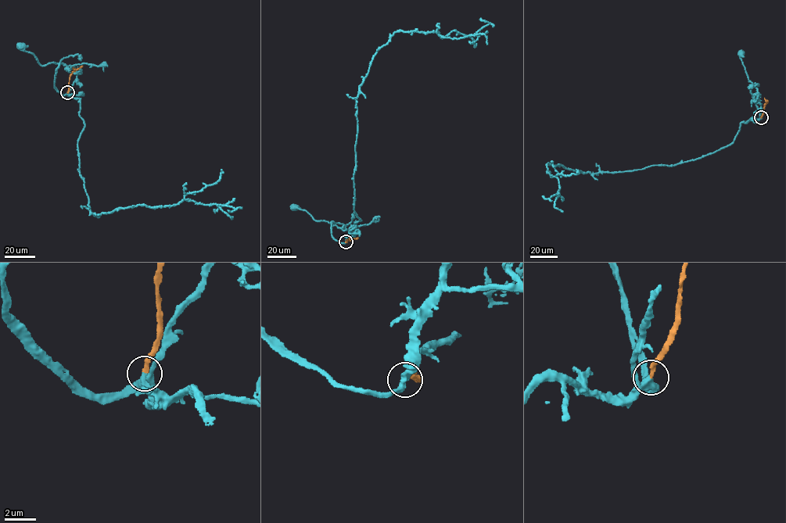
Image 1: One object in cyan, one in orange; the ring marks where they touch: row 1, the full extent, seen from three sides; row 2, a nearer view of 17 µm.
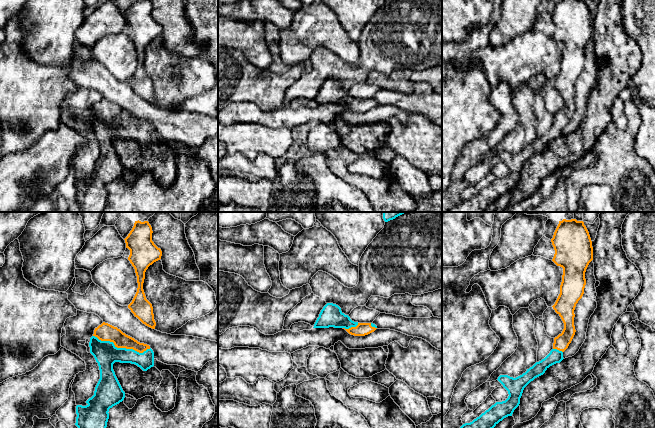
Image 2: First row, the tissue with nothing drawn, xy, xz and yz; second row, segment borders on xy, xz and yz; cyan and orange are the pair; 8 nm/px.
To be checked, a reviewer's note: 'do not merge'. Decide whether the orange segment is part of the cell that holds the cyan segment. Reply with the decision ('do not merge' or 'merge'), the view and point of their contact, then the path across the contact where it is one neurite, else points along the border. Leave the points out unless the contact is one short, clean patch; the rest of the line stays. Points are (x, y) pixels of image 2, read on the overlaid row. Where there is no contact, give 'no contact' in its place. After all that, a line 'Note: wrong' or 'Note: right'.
merge; contact xy (122, 348); way xy (105, 353), (110, 348), (122, 348), (105, 332)
Note: wrong

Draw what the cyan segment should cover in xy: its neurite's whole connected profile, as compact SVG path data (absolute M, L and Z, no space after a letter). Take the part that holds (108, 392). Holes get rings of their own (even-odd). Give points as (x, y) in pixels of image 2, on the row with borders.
M105 322L95 328L89 347L98 363L100 379L94 395L86 401L87 405L76 406L75 425L78 428L106 428L109 409L125 398L113 364L131 363L147 371L154 366L154 352L149 345L138 342Z

